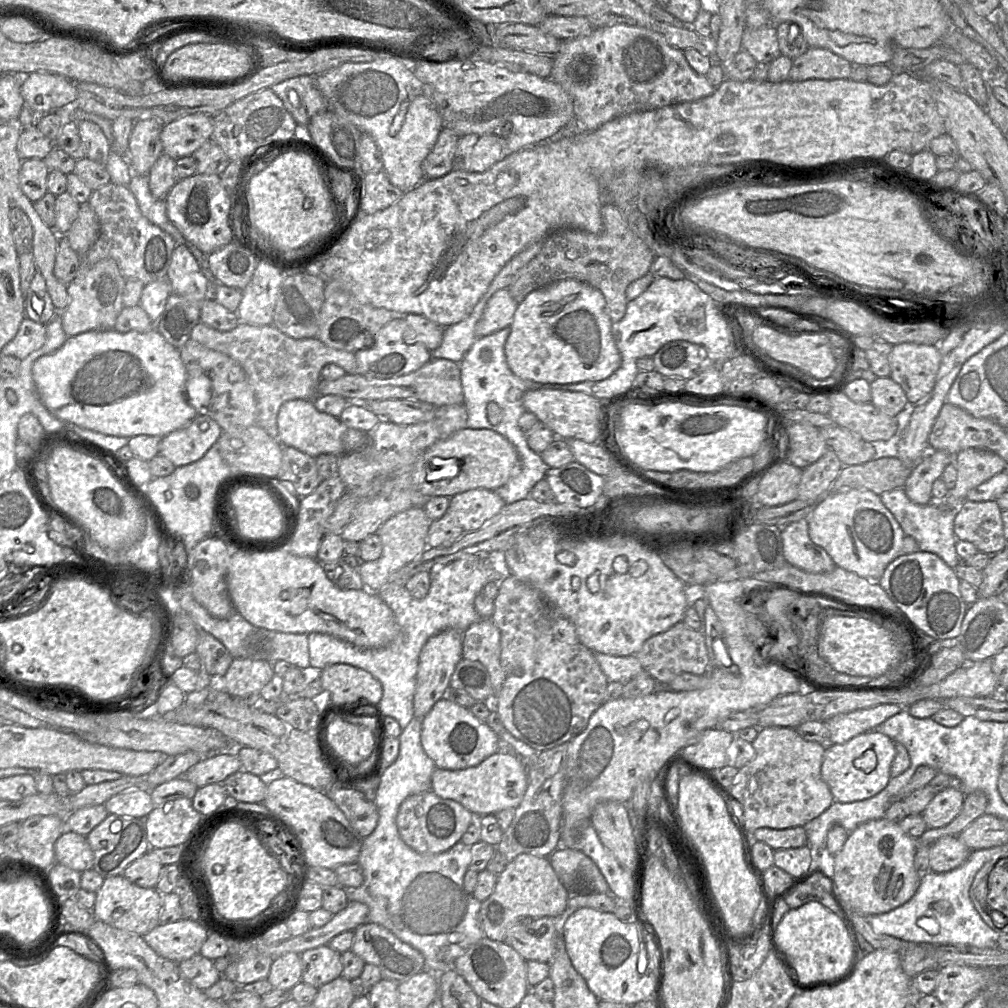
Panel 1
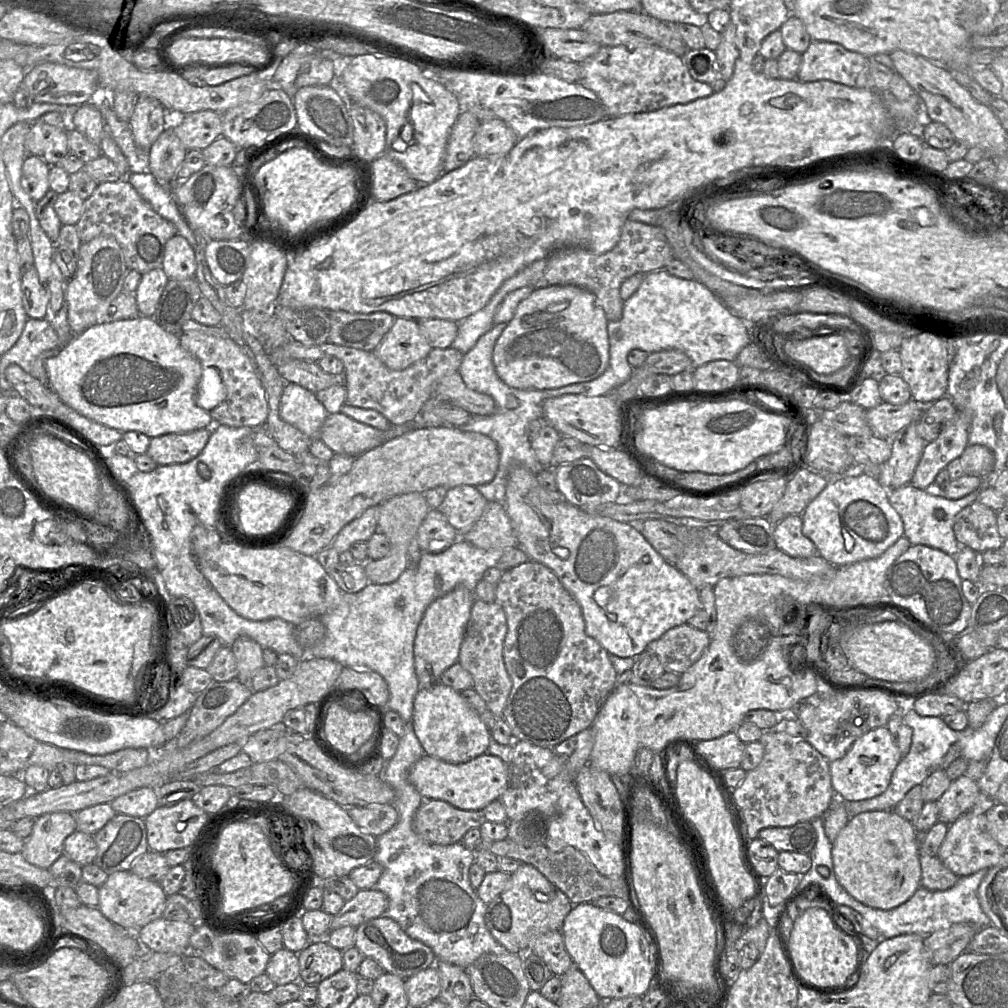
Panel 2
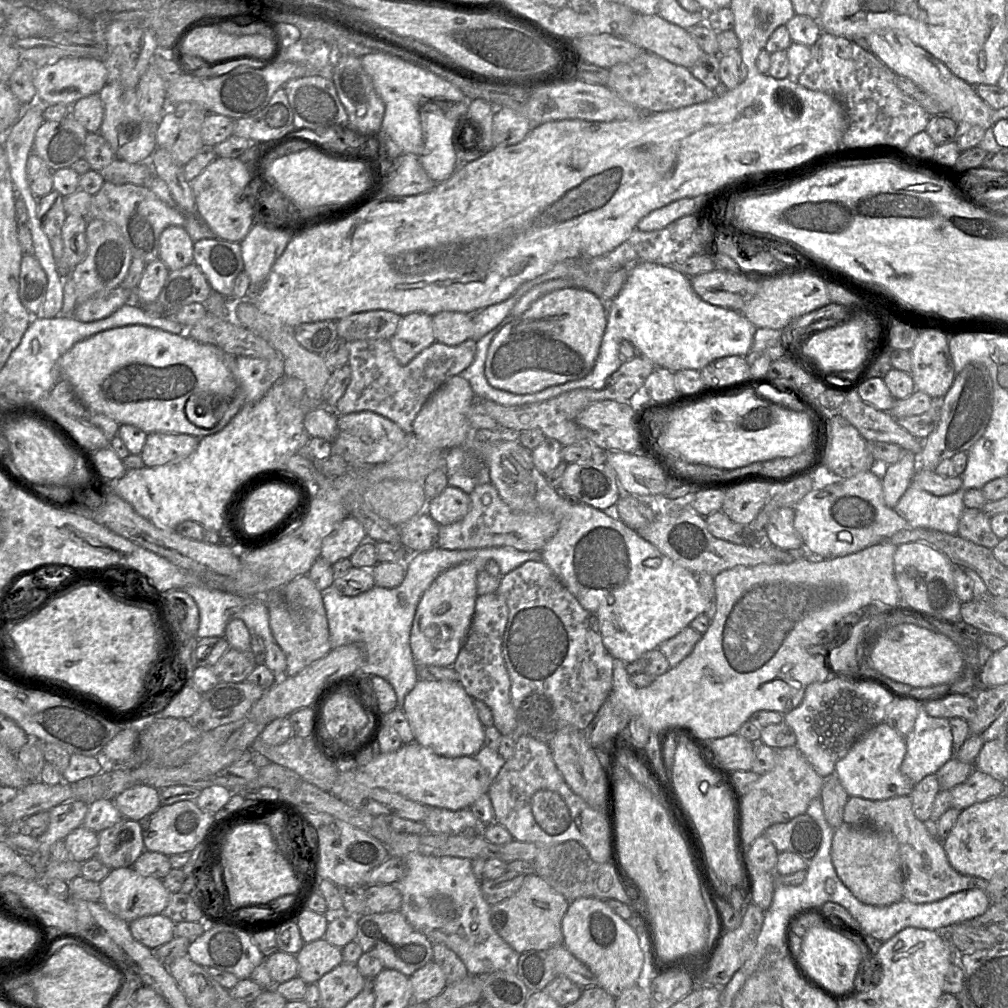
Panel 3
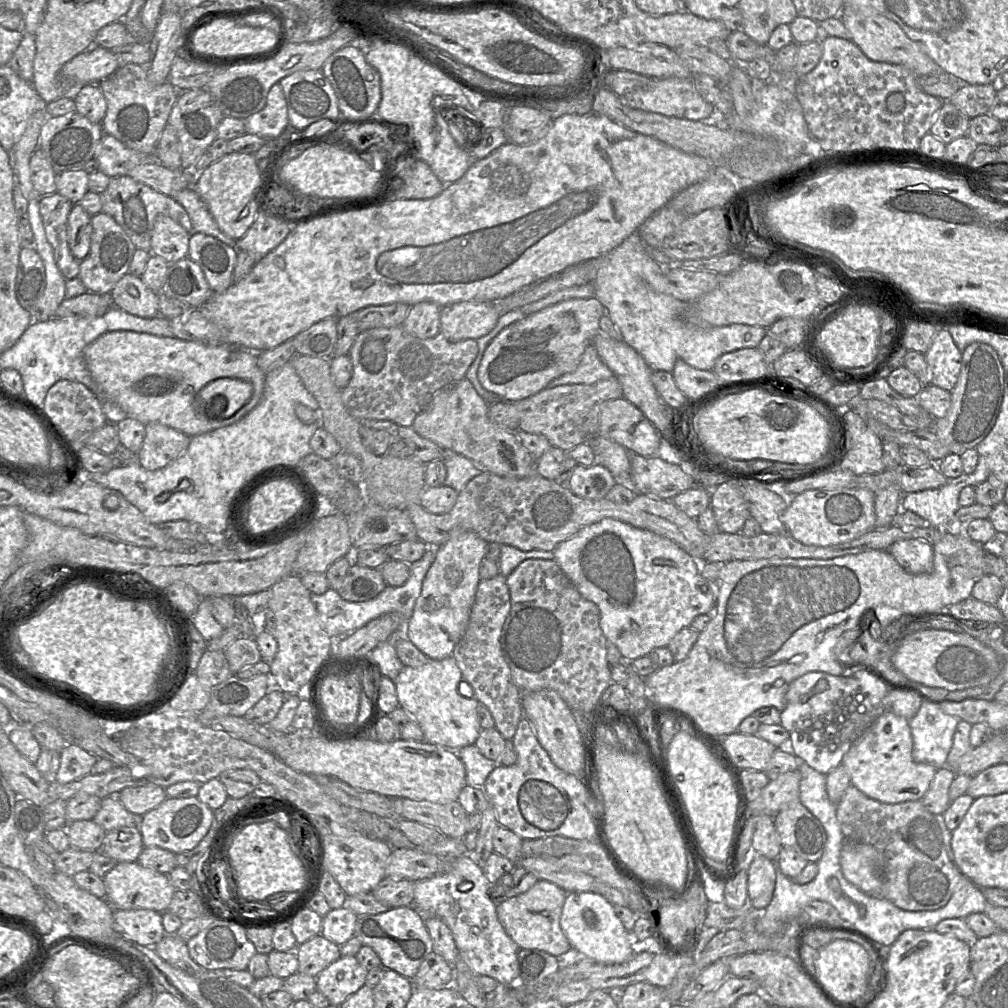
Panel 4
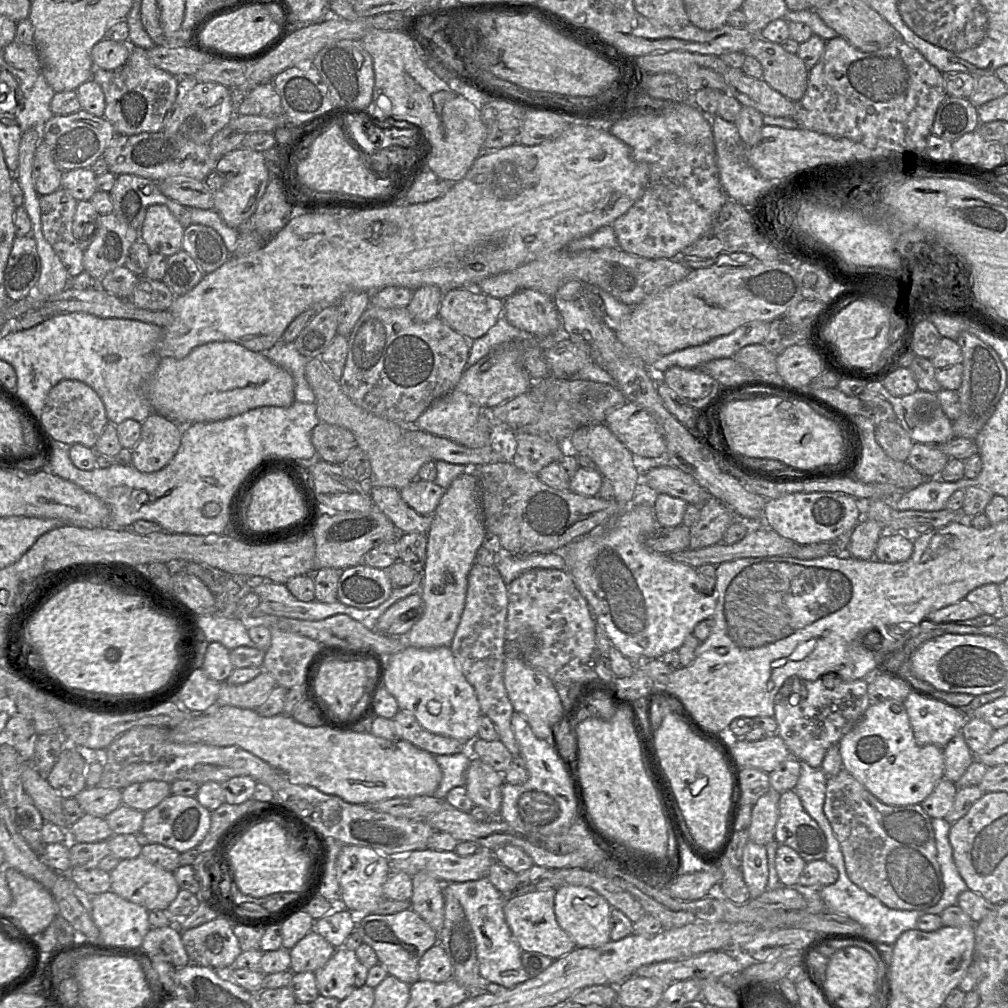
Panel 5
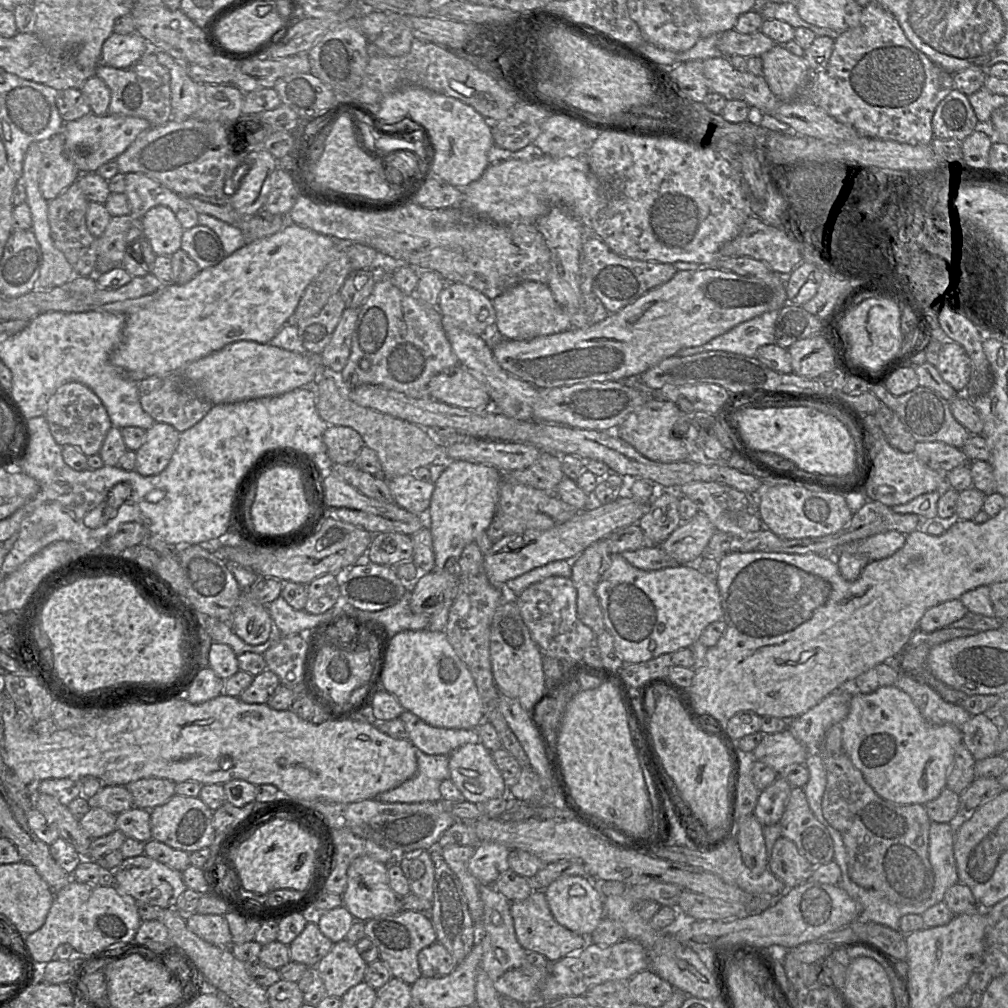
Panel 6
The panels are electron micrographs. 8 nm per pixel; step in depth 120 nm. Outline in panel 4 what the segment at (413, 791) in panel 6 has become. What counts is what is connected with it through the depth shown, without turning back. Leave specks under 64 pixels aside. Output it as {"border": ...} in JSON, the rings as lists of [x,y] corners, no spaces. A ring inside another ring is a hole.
{"border":[[[476,745],[454,751],[465,766],[466,785],[484,789],[485,782],[497,763],[483,756]]]}

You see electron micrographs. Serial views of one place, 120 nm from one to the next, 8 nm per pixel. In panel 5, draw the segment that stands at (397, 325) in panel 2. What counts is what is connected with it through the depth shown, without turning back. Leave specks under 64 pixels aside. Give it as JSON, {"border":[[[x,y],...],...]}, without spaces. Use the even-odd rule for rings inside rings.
{"border":[[[424,285],[416,289],[407,306],[412,319],[425,323],[439,316],[444,291],[435,285]]]}

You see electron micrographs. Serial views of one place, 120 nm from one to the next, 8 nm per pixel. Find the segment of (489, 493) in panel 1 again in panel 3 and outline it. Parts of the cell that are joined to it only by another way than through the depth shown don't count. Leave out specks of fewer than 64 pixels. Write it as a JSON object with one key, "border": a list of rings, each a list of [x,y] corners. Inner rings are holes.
{"border":[[[448,485],[437,497],[427,499],[424,512],[427,512],[439,526],[444,526],[463,519],[469,507],[469,494]]]}

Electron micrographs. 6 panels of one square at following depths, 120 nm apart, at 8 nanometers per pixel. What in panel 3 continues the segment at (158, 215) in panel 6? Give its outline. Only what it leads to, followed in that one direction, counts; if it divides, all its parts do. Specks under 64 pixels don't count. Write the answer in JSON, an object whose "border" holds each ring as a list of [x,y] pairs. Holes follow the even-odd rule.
{"border":[[[181,226],[166,227],[159,238],[159,259],[170,271],[193,263],[193,242]]]}

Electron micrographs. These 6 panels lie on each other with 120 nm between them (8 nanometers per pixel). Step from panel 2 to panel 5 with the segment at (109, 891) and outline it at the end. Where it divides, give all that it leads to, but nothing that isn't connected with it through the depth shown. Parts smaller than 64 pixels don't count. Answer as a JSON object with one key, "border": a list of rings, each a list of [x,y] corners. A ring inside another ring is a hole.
{"border":[[[141,855],[136,858],[121,859],[119,864],[110,872],[110,881],[111,891],[149,911],[168,909],[180,891],[173,872],[150,863]]]}

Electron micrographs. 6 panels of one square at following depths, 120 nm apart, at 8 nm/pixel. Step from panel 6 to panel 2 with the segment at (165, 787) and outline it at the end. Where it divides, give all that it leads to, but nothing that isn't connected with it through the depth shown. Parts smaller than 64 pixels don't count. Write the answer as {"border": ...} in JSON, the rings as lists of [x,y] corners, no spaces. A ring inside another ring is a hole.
{"border":[[[141,787],[117,797],[110,804],[118,814],[145,818],[159,806],[157,789]]]}

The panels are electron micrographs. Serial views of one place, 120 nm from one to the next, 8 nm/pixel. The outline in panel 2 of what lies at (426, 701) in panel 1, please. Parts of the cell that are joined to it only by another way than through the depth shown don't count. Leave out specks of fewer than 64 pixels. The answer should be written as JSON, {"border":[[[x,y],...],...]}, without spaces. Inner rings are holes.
{"border":[[[458,585],[427,607],[414,640],[414,666],[419,689],[428,689],[440,683],[442,673],[458,662],[460,647],[475,600],[475,591],[473,593],[465,586]]]}

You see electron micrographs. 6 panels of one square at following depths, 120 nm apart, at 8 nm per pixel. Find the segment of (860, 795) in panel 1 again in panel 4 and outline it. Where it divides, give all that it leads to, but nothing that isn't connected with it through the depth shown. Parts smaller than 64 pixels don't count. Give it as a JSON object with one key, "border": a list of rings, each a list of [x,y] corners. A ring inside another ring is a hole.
{"border":[[[884,711],[876,721],[846,751],[841,764],[847,770],[851,785],[866,796],[879,802],[895,804],[920,800],[929,788],[937,768],[928,763],[918,763],[912,757],[913,739],[909,720]]]}

